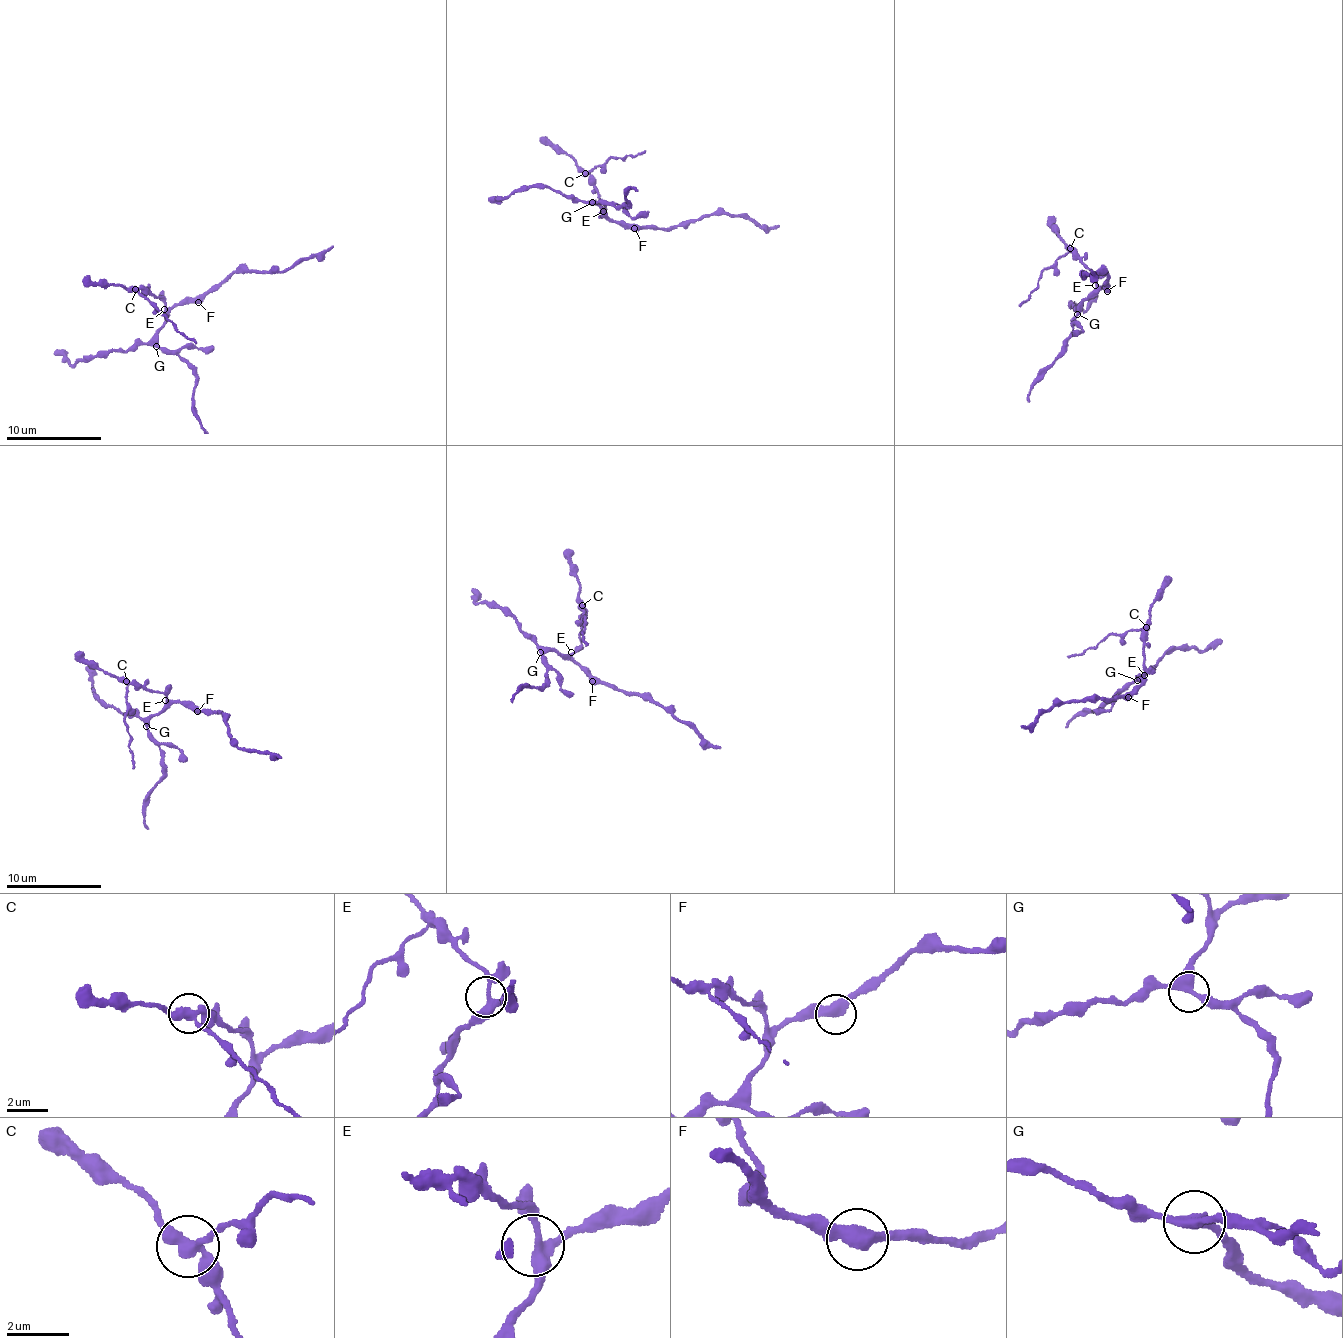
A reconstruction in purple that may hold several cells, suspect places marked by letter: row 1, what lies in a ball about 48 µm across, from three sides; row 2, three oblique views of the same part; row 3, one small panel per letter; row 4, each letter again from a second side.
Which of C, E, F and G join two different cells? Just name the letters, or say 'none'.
C

